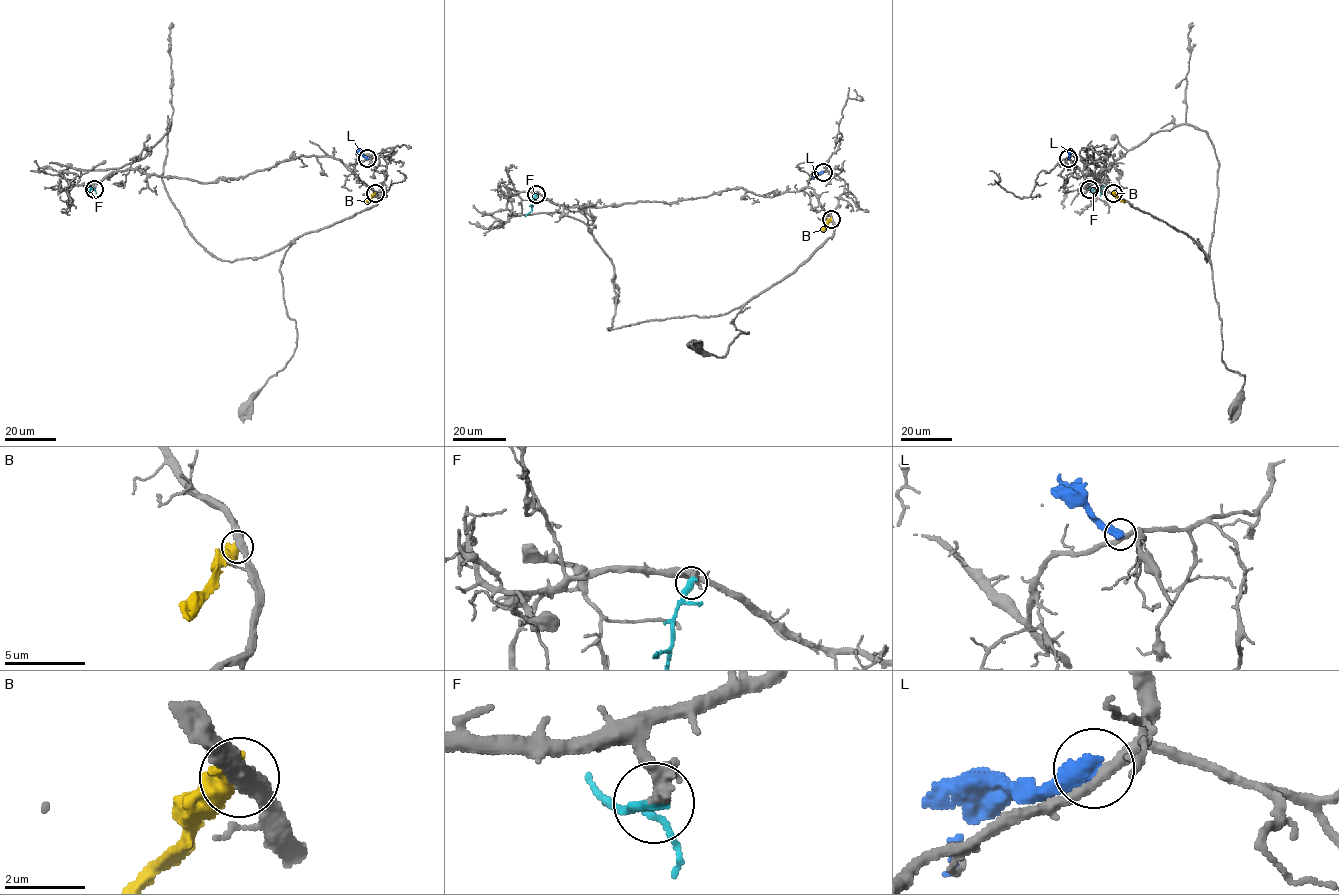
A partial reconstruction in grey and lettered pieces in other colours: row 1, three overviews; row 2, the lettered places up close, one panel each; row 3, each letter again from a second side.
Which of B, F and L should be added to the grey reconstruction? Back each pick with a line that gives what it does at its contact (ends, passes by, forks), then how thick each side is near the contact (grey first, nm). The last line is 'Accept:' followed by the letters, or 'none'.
F: it ends there; 240 nm thick on the grey side, 340 nm on the other
Accept: F

